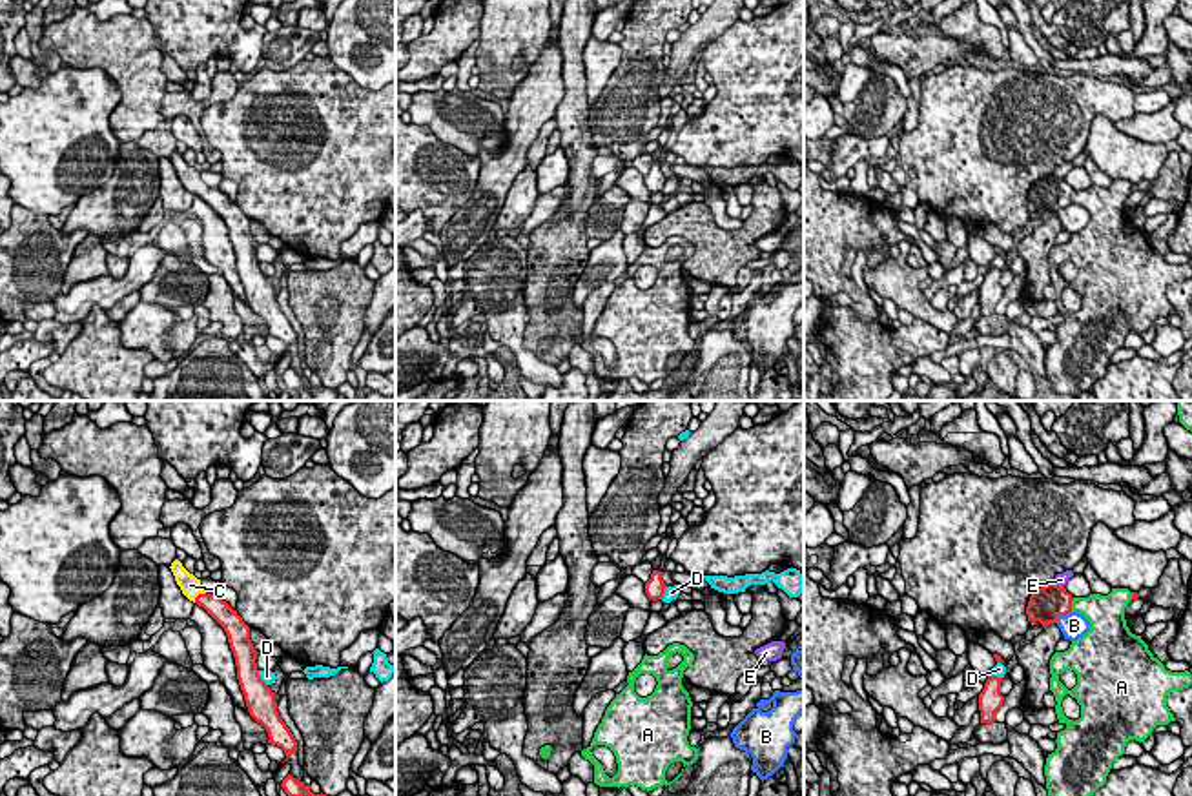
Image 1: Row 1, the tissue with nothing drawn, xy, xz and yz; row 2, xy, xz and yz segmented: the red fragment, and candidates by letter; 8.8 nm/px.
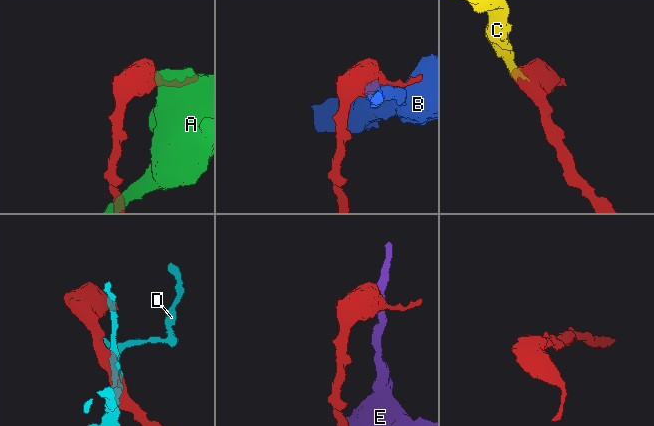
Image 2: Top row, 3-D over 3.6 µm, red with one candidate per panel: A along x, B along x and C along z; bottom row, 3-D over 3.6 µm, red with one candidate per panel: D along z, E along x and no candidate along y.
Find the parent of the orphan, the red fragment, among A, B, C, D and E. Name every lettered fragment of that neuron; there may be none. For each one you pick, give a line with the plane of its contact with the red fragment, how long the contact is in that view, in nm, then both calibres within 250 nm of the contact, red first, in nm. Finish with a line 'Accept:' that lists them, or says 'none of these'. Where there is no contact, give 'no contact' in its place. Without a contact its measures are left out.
C: xy | 140 nm | 180/180 nm
Accept: C

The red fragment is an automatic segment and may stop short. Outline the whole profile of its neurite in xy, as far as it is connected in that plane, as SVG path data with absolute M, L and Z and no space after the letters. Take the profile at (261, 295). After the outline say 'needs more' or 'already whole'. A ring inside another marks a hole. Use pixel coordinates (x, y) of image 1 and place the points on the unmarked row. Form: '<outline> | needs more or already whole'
M179 151L170 160L182 186L202 199L224 220L248 304L266 321L268 335L284 342L284 353L288 353L288 348L297 344L297 333L277 304L275 284L259 268L257 242L250 231L250 219L219 186L208 186L200 179L200 171L190 166Z | needs more

